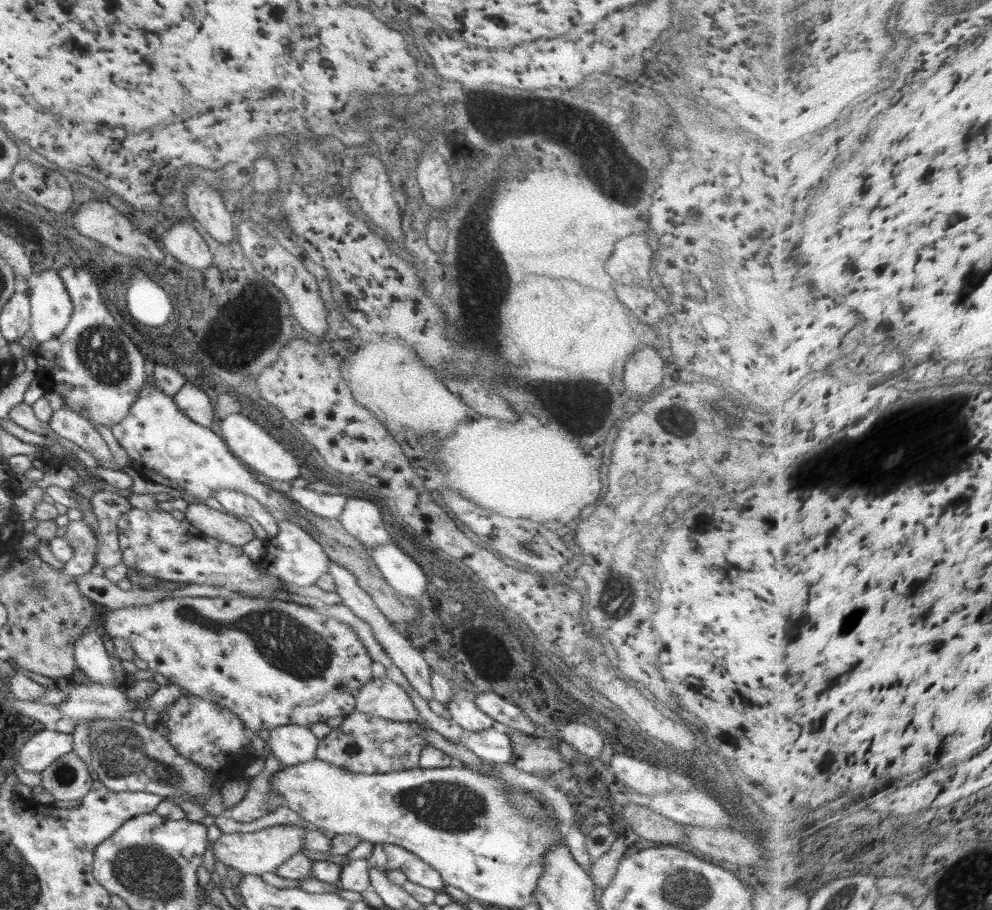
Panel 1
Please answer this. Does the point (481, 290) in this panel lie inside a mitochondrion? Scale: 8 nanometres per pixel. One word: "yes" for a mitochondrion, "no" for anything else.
yes

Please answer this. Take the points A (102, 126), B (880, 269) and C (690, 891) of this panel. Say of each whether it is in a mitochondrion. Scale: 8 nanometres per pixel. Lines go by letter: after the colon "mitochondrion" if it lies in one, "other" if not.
A: other
B: other
C: mitochondrion

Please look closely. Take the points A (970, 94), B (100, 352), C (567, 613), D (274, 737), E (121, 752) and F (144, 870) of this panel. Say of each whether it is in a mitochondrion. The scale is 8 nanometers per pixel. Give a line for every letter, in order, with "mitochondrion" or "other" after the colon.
A: other
B: mitochondrion
C: other
D: other
E: mitochondrion
F: mitochondrion

